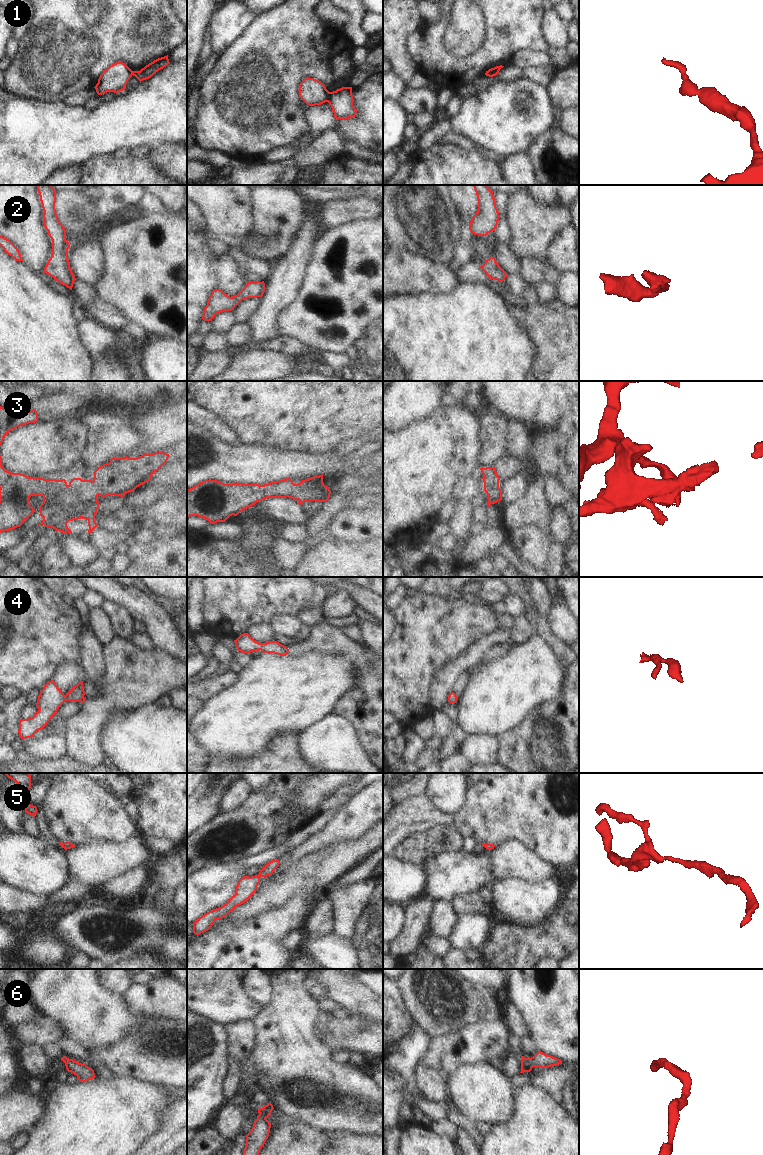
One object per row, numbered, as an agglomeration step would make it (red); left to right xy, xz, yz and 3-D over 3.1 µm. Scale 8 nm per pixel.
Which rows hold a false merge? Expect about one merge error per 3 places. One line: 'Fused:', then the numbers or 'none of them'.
Fused: 1

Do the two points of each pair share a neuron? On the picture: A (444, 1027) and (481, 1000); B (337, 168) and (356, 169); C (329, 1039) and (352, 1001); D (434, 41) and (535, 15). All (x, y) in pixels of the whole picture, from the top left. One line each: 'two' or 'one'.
A: one
B: one
C: two
D: one

